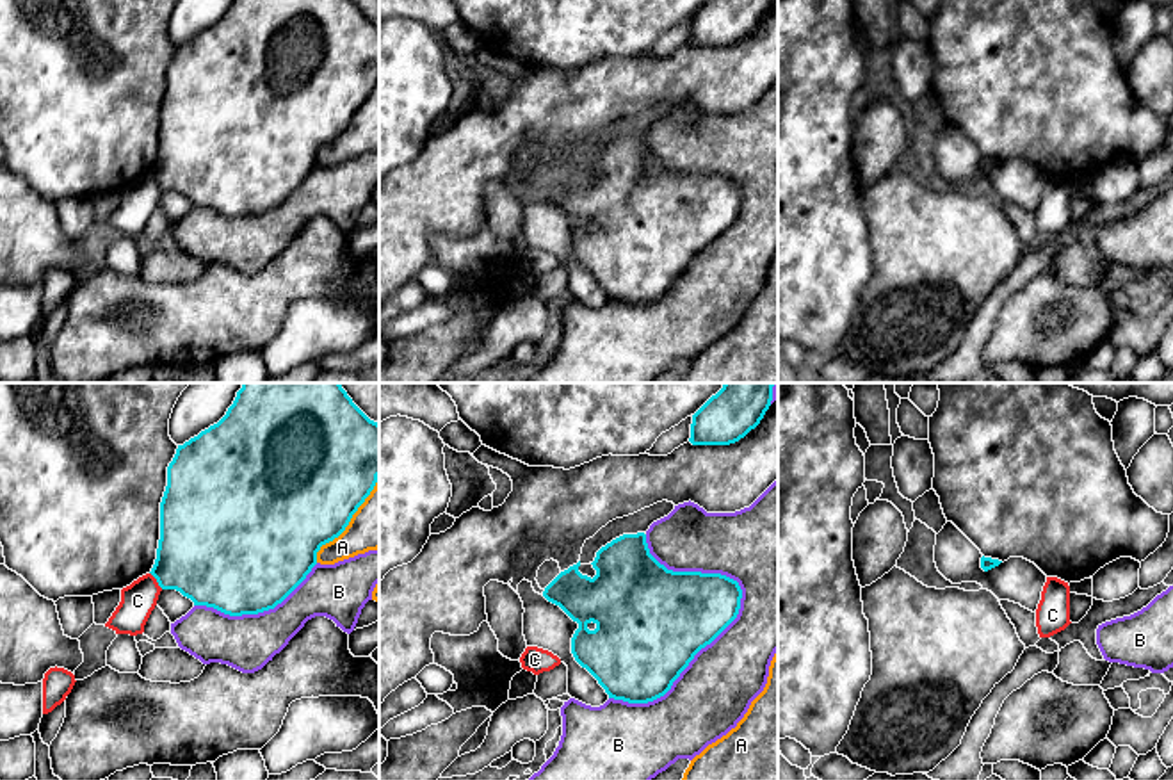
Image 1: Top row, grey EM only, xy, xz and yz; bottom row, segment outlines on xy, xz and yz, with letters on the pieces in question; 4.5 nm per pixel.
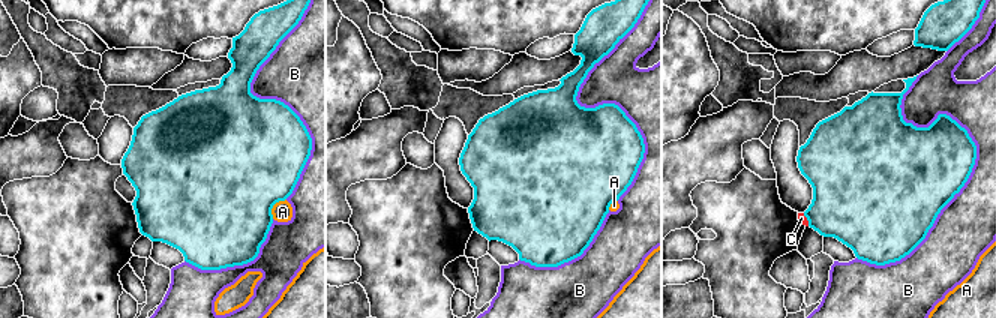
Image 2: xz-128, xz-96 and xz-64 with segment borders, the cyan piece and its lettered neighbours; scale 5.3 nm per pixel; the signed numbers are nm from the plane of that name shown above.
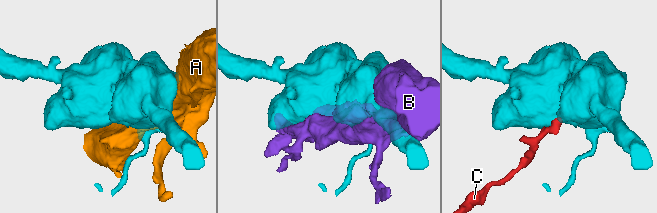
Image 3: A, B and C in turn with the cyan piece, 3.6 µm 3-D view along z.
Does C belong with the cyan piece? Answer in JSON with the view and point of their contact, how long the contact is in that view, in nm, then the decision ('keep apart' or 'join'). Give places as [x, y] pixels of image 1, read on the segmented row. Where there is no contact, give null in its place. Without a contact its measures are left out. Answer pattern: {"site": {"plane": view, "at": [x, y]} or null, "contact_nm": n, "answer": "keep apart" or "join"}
{"site": {"plane": "xy", "at": [157, 581]}, "contact_nm": 100, "answer": "keep apart"}

